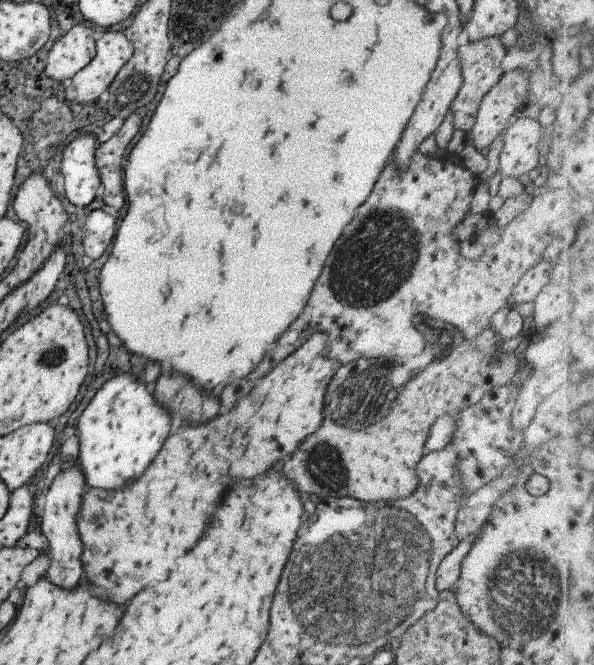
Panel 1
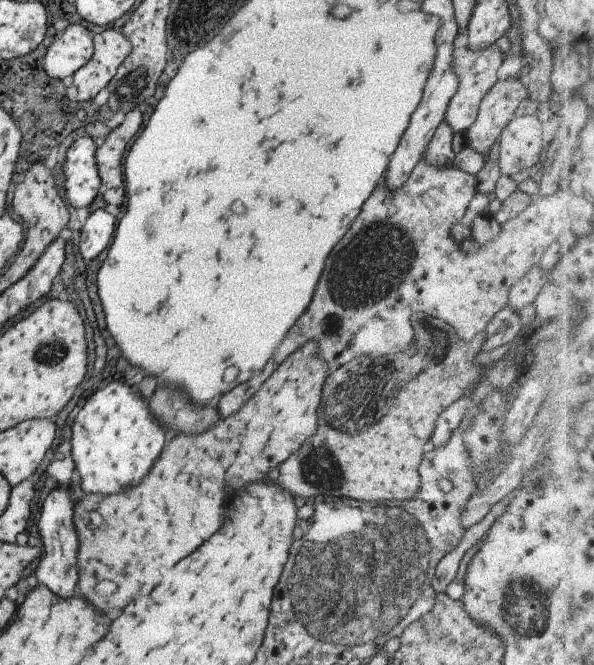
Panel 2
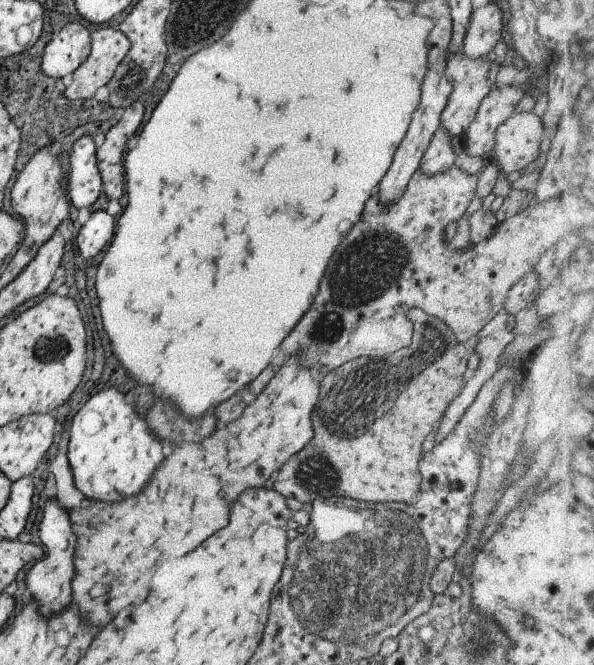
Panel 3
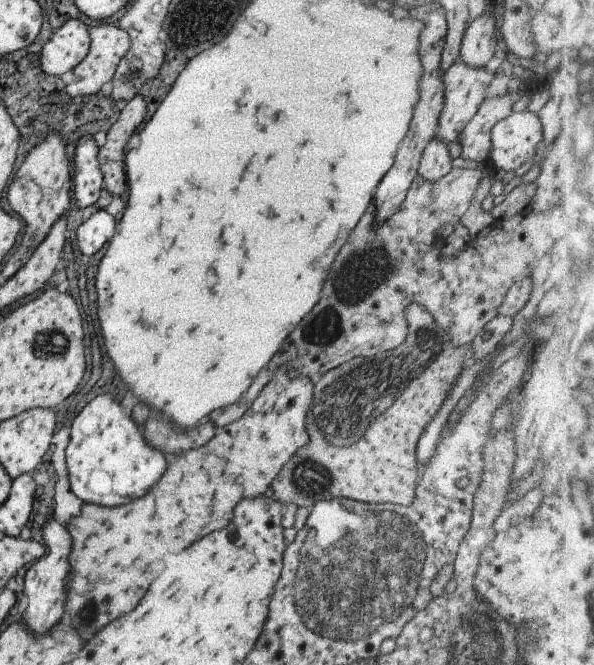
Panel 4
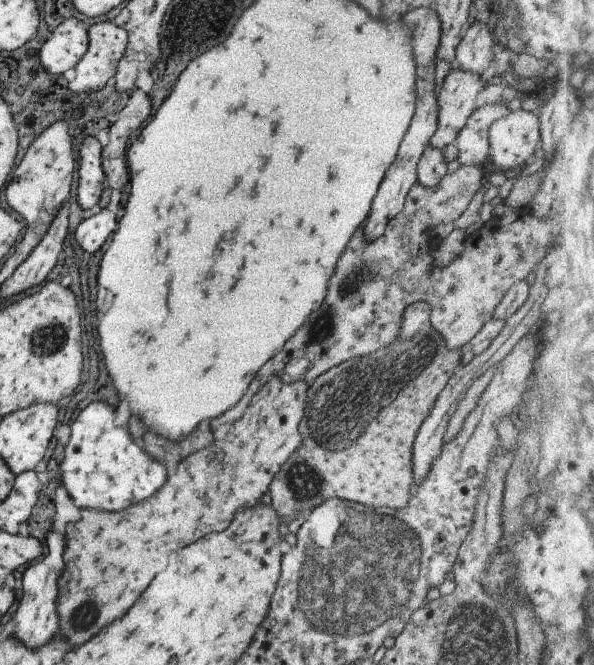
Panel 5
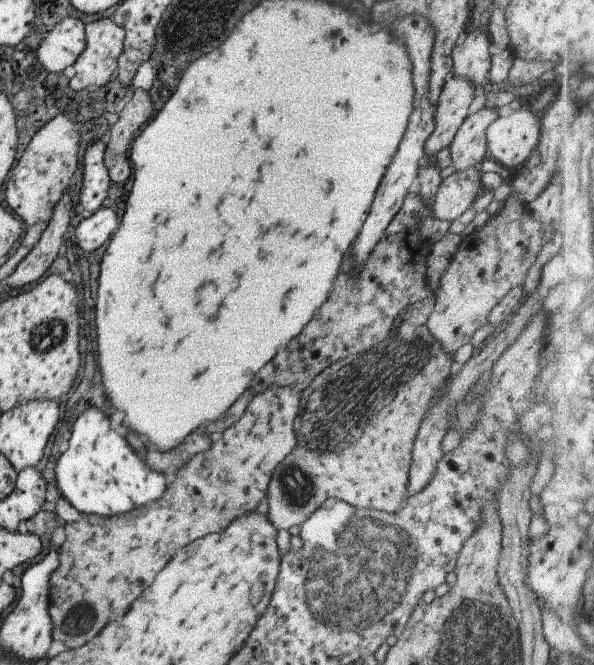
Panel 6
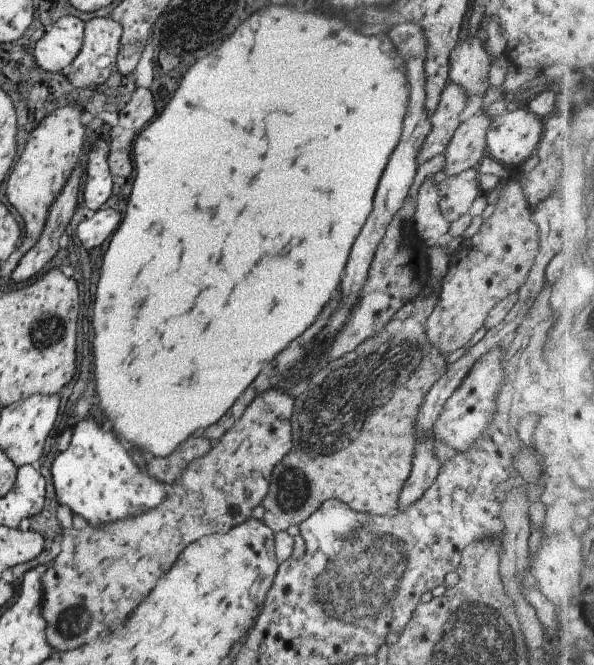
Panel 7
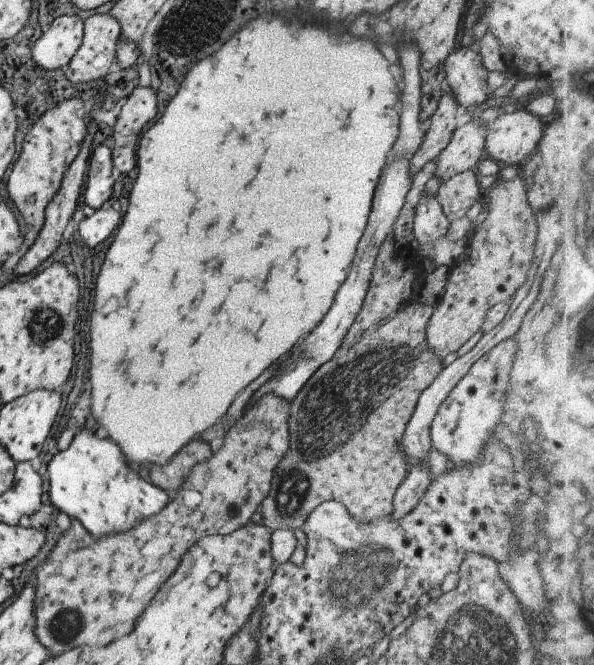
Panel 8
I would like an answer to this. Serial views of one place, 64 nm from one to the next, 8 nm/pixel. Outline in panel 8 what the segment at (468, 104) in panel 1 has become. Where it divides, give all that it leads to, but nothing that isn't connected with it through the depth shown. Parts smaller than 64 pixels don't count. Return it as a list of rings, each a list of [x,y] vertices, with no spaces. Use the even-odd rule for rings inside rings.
[[[448,88],[439,100],[436,112],[427,121],[426,134],[418,152],[410,162],[410,174],[418,174],[425,164],[437,160],[452,138],[456,128],[456,114],[461,111],[454,92]]]

